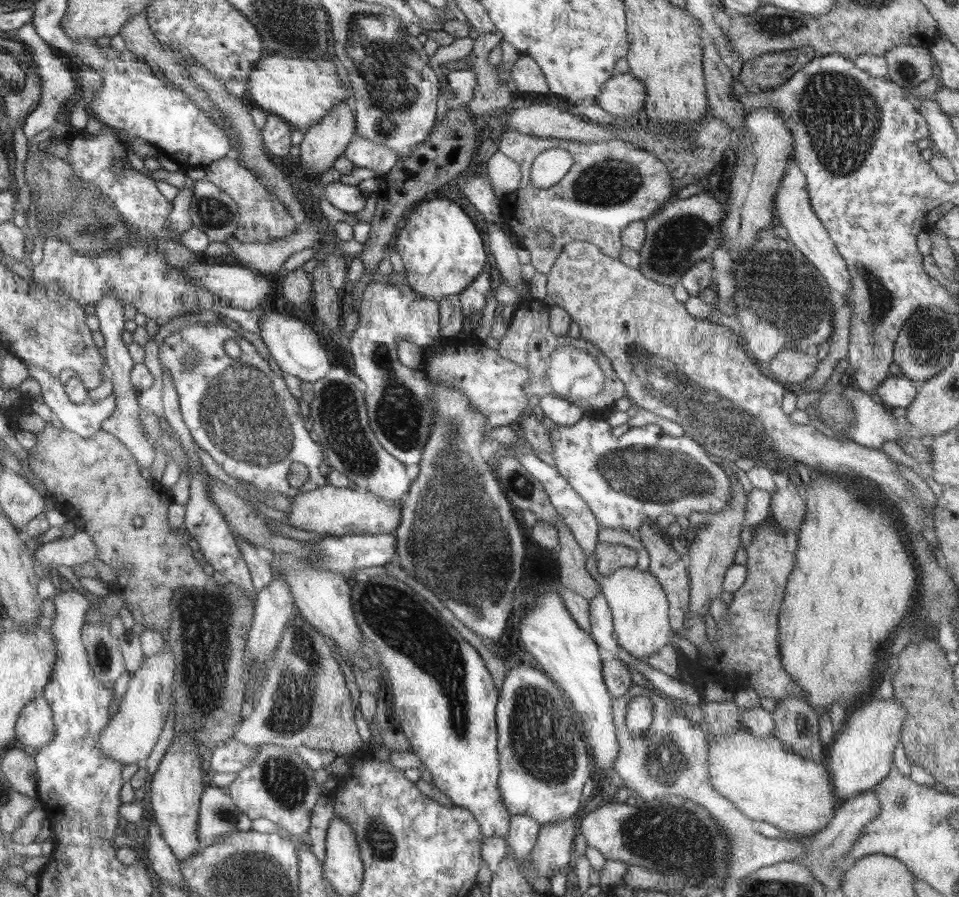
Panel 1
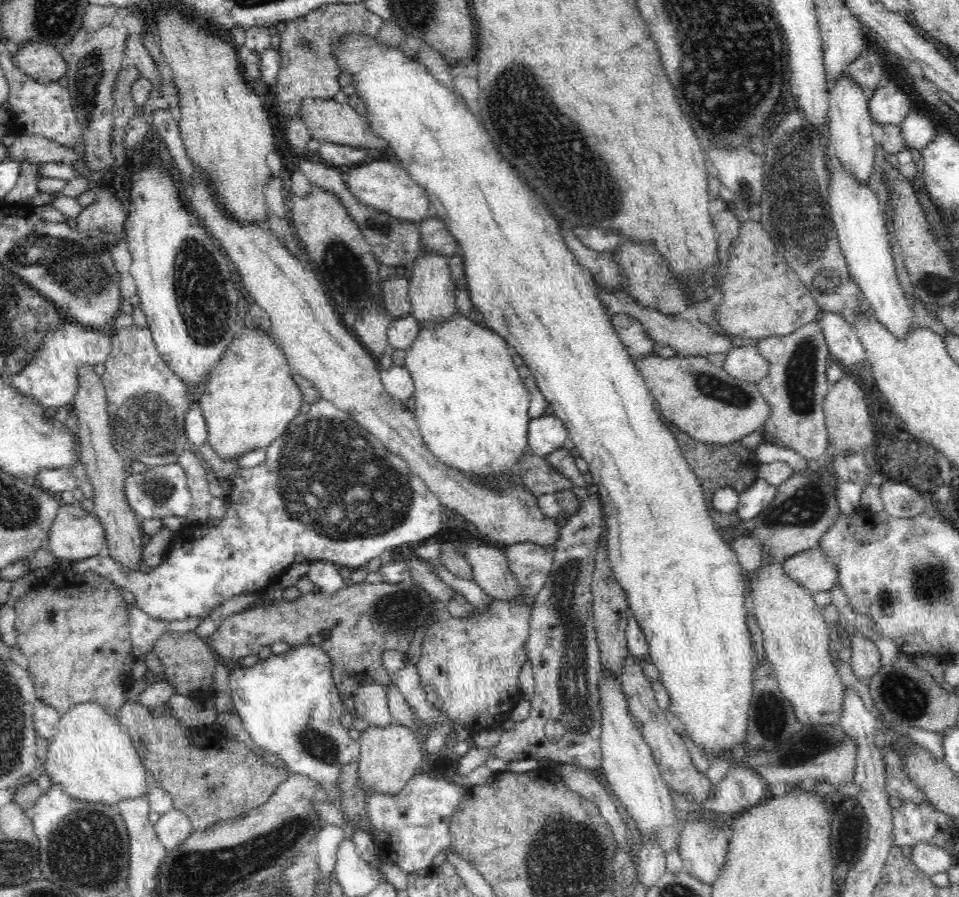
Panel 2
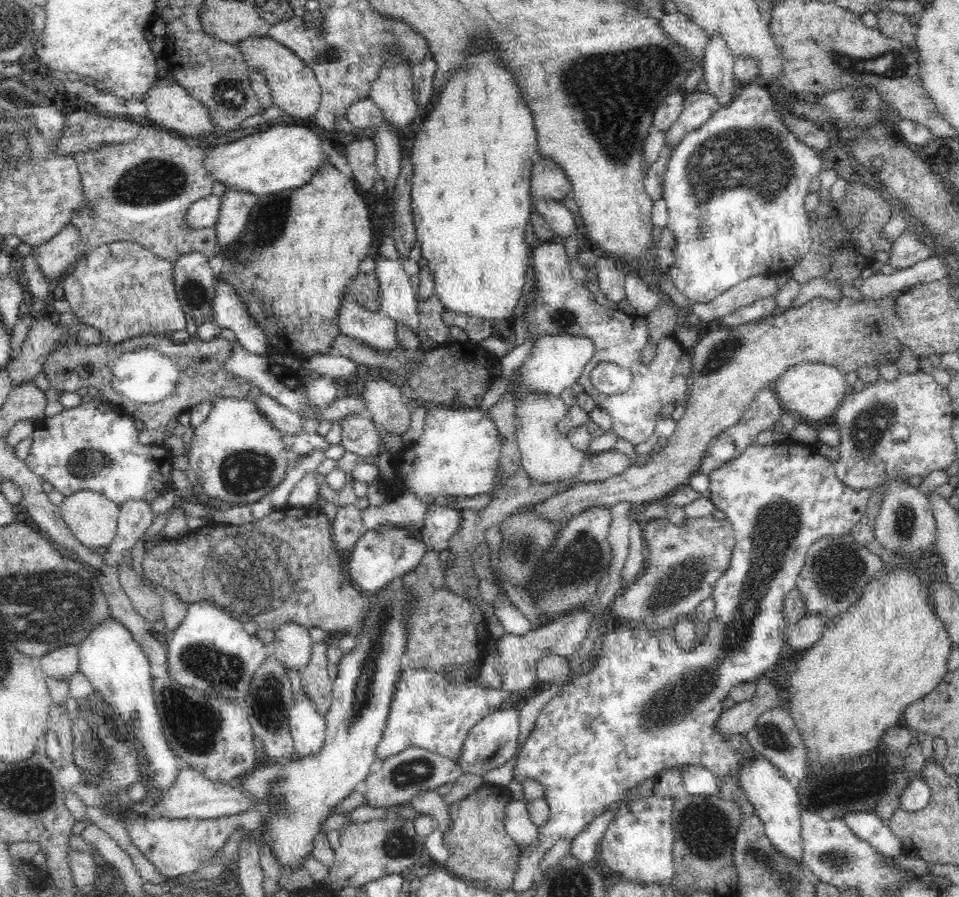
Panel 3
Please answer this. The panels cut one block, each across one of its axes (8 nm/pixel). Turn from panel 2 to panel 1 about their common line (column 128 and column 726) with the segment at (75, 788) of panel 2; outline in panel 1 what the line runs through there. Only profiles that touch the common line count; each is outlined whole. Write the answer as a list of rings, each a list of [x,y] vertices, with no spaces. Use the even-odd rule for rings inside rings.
[[[740,726],[738,730],[734,732],[727,732],[727,734],[720,734],[707,737],[707,753],[708,753],[708,774],[710,774],[710,780],[712,786],[726,799],[730,800],[736,805],[736,808],[745,814],[753,822],[764,821],[776,826],[776,828],[782,830],[782,832],[792,832],[792,834],[810,834],[817,830],[822,830],[823,827],[828,826],[828,823],[836,815],[837,809],[843,806],[842,799],[839,799],[836,794],[836,790],[833,788],[832,777],[828,774],[828,769],[824,766],[824,762],[816,762],[813,760],[805,759],[797,754],[792,754],[791,750],[787,750],[783,746],[782,742],[776,737],[758,737],[754,736],[746,726]]]

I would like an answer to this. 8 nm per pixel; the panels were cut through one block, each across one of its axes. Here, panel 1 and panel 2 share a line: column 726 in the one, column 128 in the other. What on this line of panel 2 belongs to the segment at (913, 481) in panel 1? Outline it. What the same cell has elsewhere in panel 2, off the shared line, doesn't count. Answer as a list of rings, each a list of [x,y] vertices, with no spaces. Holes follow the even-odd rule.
[[[131,325],[112,333],[111,352],[105,360],[105,372],[101,379],[107,396],[112,442],[121,456],[126,461],[135,458],[145,465],[166,465],[171,460],[177,460],[189,444],[184,419],[192,406],[193,398],[190,397],[190,388],[172,374],[164,357],[156,350],[149,328]]]

